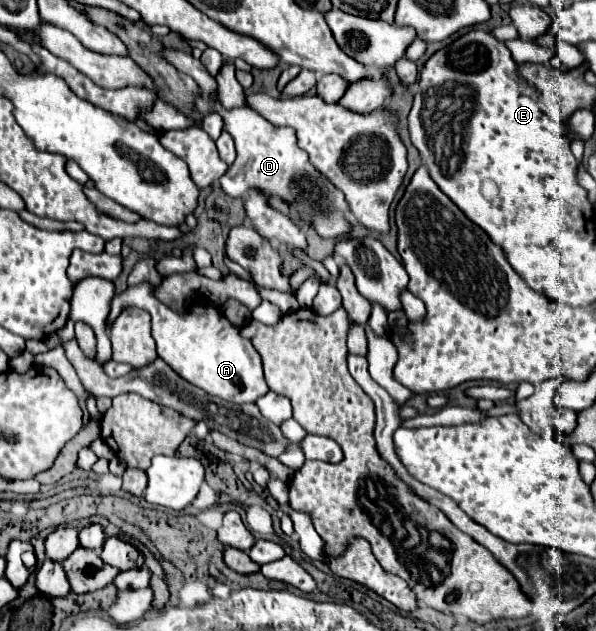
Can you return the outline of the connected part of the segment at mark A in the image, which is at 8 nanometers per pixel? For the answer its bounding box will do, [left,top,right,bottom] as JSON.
[107,281,270,403]

